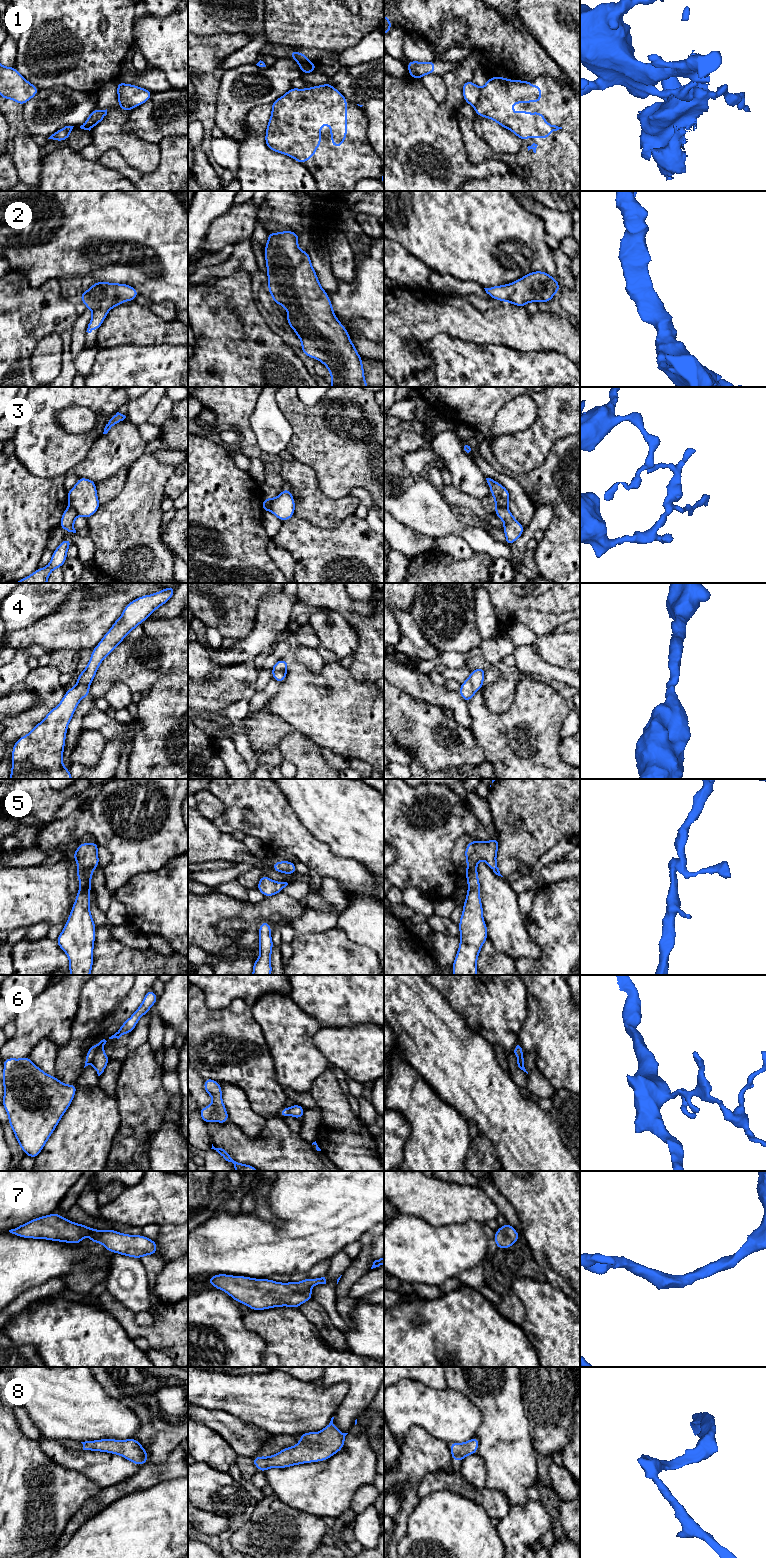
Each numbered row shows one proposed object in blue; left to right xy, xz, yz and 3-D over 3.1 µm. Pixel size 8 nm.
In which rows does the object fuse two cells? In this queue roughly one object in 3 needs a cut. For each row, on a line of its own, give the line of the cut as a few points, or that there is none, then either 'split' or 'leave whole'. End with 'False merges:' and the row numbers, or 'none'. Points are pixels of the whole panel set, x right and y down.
1: cut yz (481, 89), (479, 100), (474, 107); split
2: cut none; leave whole
3: cut xz (272, 498), (269, 510); split
4: cut none; leave whole
5: cut none; leave whole
6: cut xy (97, 1044), (91, 1062); split
7: cut none; leave whole
8: cut none; leave whole
False merges: 1, 3, 6

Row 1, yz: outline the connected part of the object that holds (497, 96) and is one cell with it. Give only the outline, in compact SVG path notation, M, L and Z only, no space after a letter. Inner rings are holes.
M491 77L487 79L487 83L481 89L479 101L474 107L476 115L494 120L503 128L512 131L523 142L527 137L543 137L548 140L548 136L562 127L550 125L545 121L545 116L541 112L526 113L524 109L519 109L517 117L513 112L513 103L541 103L542 87L533 86L529 81L508 80L505 77Z

